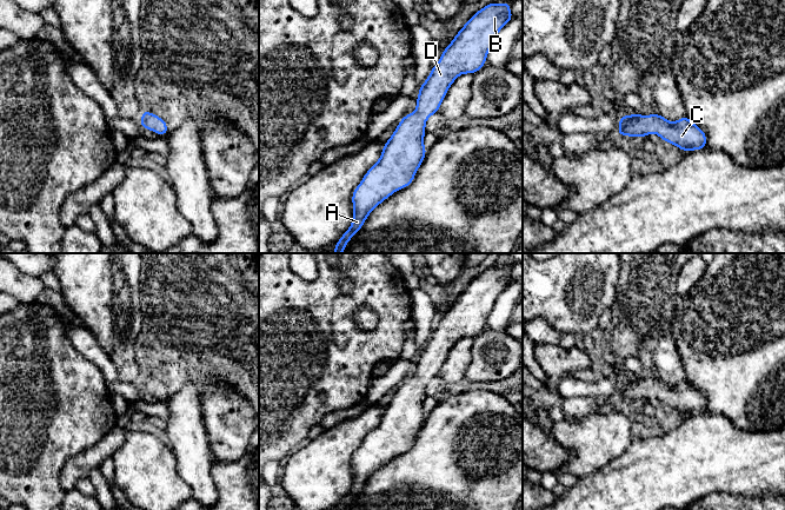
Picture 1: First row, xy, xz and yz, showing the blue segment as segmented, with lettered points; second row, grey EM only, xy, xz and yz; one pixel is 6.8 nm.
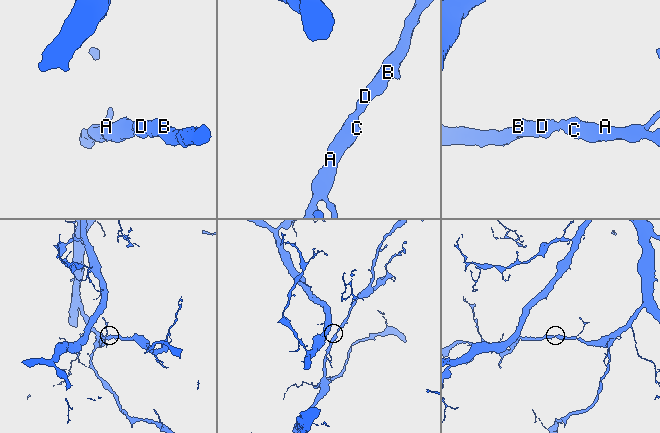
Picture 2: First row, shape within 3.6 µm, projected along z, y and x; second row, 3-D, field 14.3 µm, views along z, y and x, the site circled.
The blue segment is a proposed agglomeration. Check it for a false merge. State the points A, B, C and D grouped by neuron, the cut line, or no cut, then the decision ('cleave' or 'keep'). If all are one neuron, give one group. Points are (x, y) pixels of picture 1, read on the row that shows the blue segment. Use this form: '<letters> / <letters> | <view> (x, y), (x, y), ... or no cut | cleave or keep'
A B C D | no cut | keep

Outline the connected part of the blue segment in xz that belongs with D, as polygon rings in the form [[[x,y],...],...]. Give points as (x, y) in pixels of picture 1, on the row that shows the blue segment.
[[[491,2],[479,9],[464,27],[457,33],[451,44],[443,51],[443,54],[431,74],[419,87],[417,108],[413,113],[406,114],[394,130],[391,138],[384,145],[380,159],[366,172],[361,183],[355,187],[352,196],[353,219],[350,228],[340,237],[334,246],[334,253],[342,253],[347,243],[362,226],[368,214],[392,193],[407,187],[414,179],[417,170],[425,159],[426,148],[423,139],[426,133],[425,122],[439,107],[453,84],[464,73],[474,74],[483,68],[486,57],[500,29],[512,20],[510,2]]]

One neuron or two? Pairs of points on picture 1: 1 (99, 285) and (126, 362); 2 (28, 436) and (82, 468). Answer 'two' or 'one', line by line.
1: one
2: two

